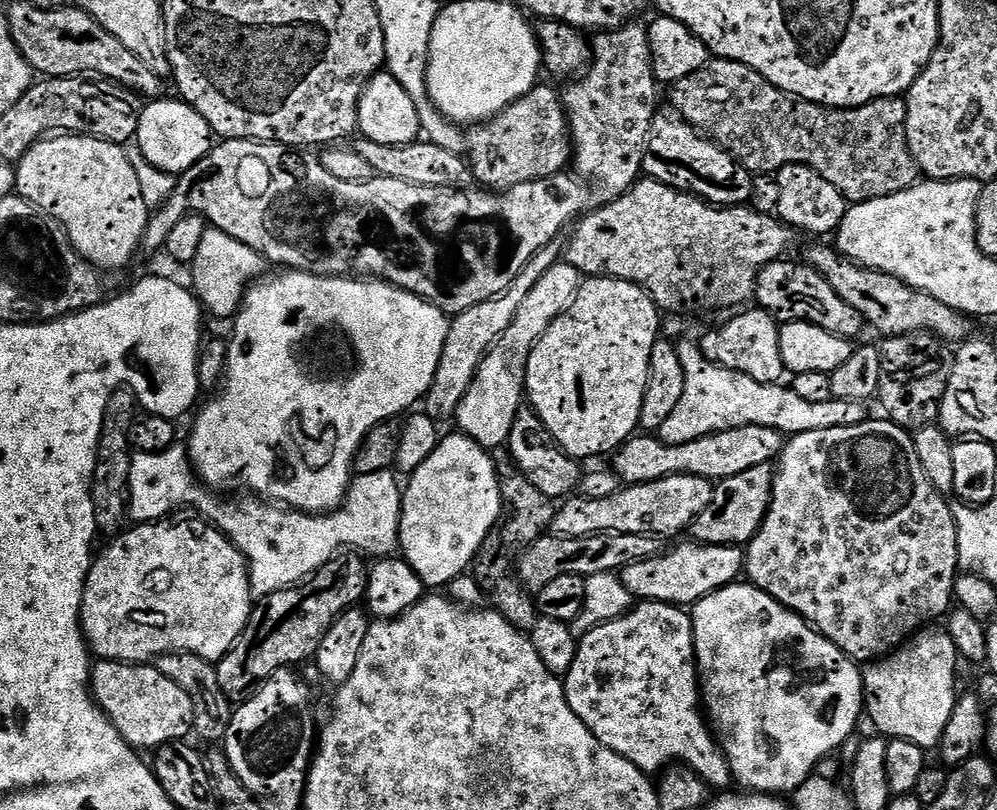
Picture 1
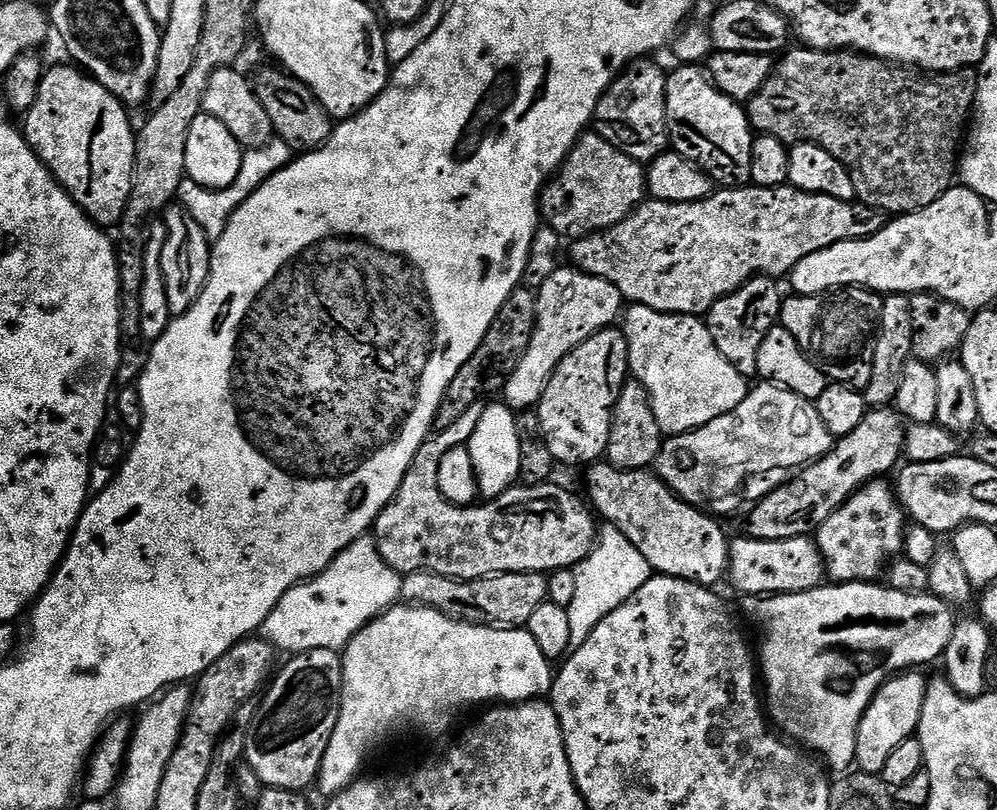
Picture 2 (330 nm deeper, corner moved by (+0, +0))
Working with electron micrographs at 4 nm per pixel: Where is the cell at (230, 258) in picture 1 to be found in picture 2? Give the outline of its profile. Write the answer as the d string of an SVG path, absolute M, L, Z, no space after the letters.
M279 138L266 142L266 146L247 149L240 157L241 167L238 170L238 178L234 178L234 182L230 182L230 186L217 189L203 188L198 182L184 179L180 183L178 193L179 207L187 210L194 218L194 222L198 222L198 226L202 226L209 241L215 242L226 230L226 226L232 215L238 210L238 206L242 206L242 202L246 202L246 198L250 198L250 194L254 194L254 190L258 190L258 186L262 186L275 172L291 164L293 159L292 148L286 146L286 142Z

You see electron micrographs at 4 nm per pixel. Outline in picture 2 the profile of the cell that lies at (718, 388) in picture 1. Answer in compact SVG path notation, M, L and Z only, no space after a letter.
M632 304L629 309L622 316L622 331L628 344L628 371L648 391L650 406L661 433L677 436L683 432L693 432L695 428L706 426L706 422L714 422L714 418L722 418L722 414L734 410L748 397L749 381L738 374L738 370L734 370L734 366L730 366L722 354L718 354L718 346L714 346L708 325L701 317L679 317L641 304Z

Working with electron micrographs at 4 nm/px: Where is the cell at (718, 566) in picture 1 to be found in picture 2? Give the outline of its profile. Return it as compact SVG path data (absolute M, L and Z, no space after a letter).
M799 536L789 540L743 539L733 539L728 549L727 579L732 580L740 594L775 596L781 592L805 592L821 587L826 576L824 560L809 537Z

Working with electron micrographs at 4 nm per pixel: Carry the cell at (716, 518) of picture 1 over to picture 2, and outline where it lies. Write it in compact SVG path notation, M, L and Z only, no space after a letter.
M891 407L869 410L858 430L839 437L821 460L814 460L799 469L793 475L796 476L793 480L778 485L753 506L748 516L747 535L754 540L811 537L822 526L822 522L826 522L834 510L841 508L857 489L870 480L885 477L886 472L901 463L905 427L900 413Z

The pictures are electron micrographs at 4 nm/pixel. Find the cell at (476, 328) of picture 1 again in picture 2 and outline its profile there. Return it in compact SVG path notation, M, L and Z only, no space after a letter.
M477 402L474 406L470 406L470 410L466 410L466 414L462 414L462 418L458 418L450 426L439 429L435 434L429 435L428 439L418 450L418 454L414 454L414 458L410 462L410 466L406 470L406 474L402 478L402 482L398 486L398 490L394 494L394 498L389 502L385 508L378 514L374 525L374 539L378 546L378 554L382 554L382 558L386 562L386 566L390 566L394 571L407 574L409 572L433 572L434 574L442 574L449 576L455 580L477 580L478 578L486 578L487 576L494 576L498 572L543 572L551 574L557 572L560 568L575 569L577 564L580 564L592 552L592 547L596 544L596 537L598 535L598 520L590 511L589 505L583 499L580 500L572 492L567 492L564 488L559 488L556 482L549 482L546 484L529 484L527 486L520 486L515 489L516 504L499 505L500 512L472 512L476 510L469 510L467 507L451 504L449 500L442 494L442 490L438 490L438 462L446 454L450 454L452 448L462 448L467 445L468 440L472 437L472 428L478 426L478 421L481 420L484 413L484 404Z

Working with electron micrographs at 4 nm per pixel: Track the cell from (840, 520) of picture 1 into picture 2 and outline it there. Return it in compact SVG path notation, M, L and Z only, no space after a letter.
M887 479L870 480L857 489L814 533L814 543L824 560L827 579L837 584L853 584L856 580L879 581L889 563L903 553L904 520L904 507L900 505L895 487Z

